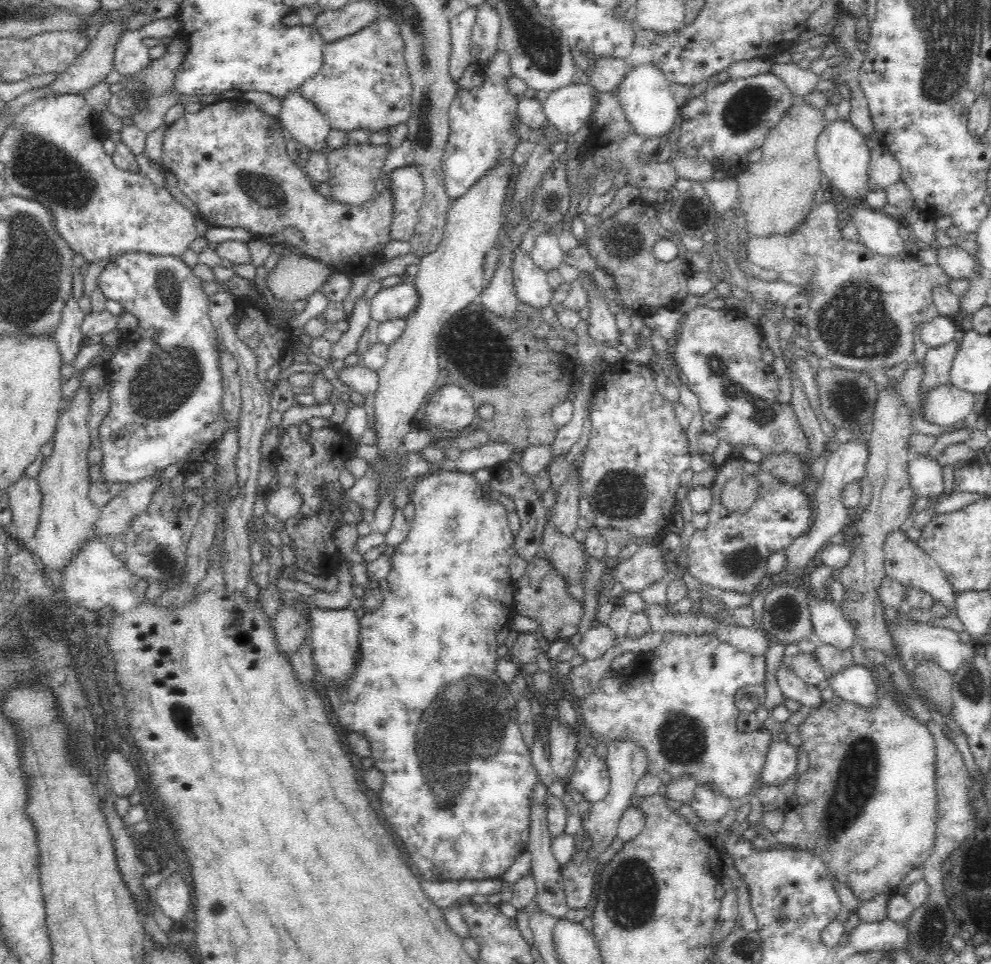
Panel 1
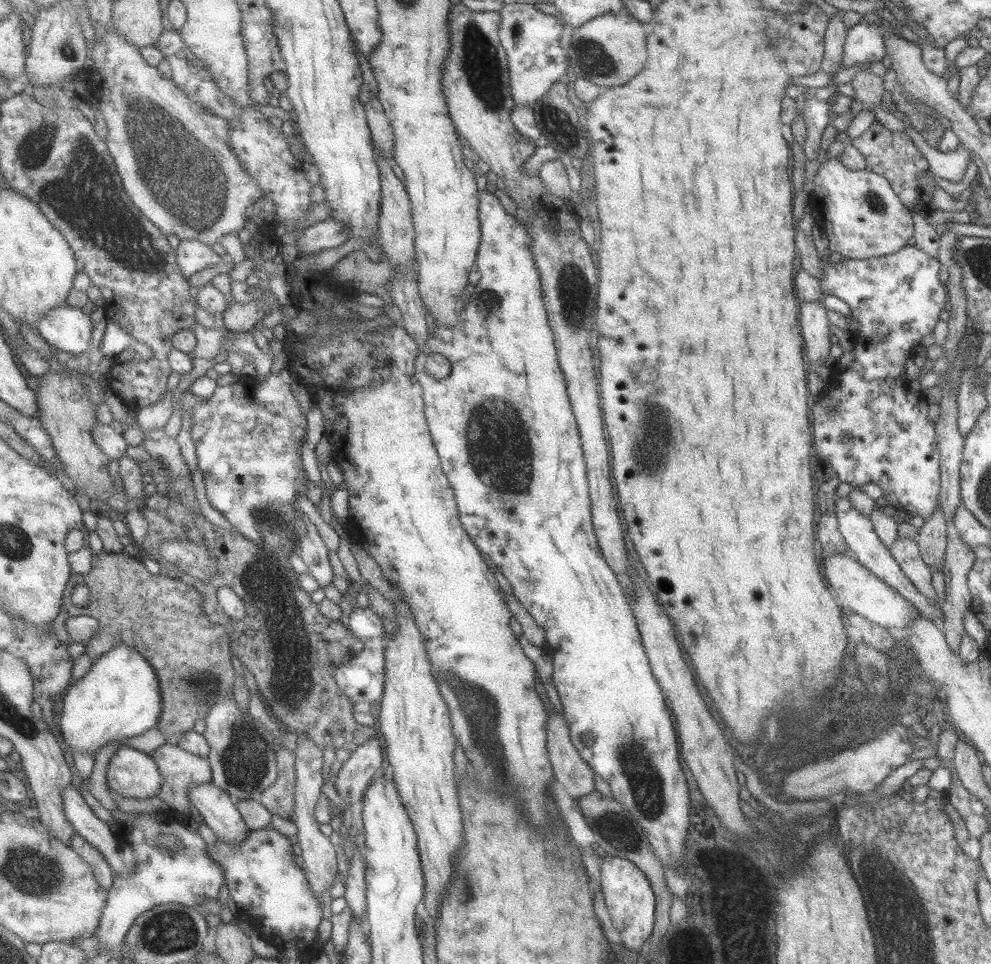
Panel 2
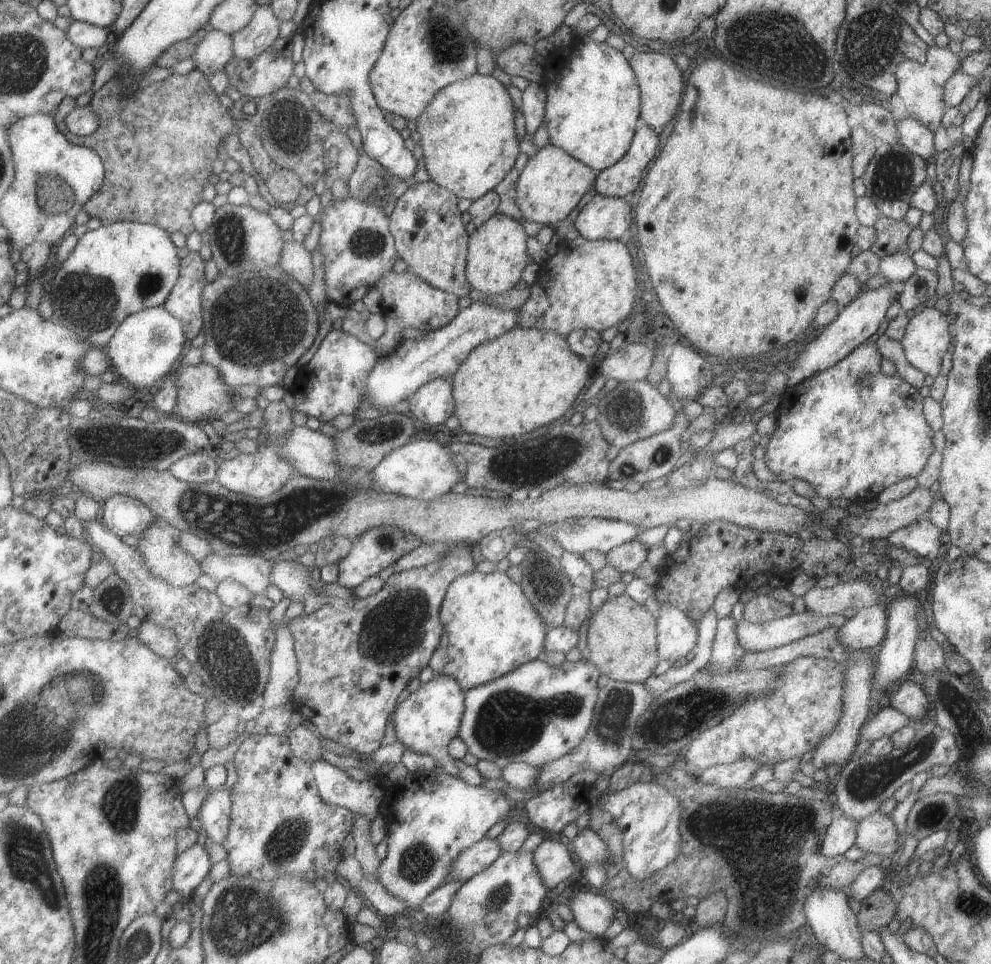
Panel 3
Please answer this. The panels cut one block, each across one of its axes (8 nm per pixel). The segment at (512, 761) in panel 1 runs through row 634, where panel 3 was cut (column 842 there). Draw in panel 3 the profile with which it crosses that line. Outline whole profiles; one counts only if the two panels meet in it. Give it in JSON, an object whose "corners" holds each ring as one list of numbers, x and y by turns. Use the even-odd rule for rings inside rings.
{"corners":[[865,341,859,346,856,346,845,358,836,362,831,368,818,372,795,386,786,387,785,391,780,396,780,402,772,412,775,418,775,429,770,434,767,446,764,449,763,460,765,466,771,474,777,476,779,483,786,483,791,479,799,479,808,482,817,494,817,497,825,497,827,499,834,498,849,498,855,506,859,507,864,502,874,500,876,496,885,487,891,486,903,478,916,477,923,468,925,468,929,455,935,451,931,443,931,437,934,430,927,424,922,413,923,397,919,394,918,389,911,386,906,380,903,380,898,374,887,376,879,369,879,363,882,356,877,350,876,344,873,341],[869,375,870,381,868,385,862,383,862,376]]}

